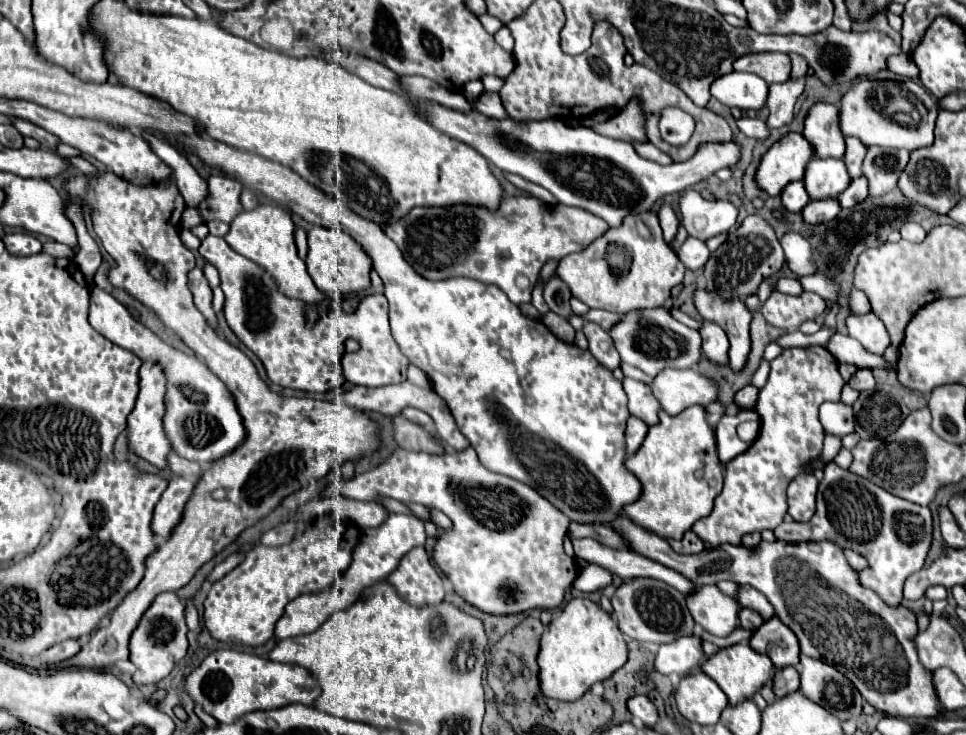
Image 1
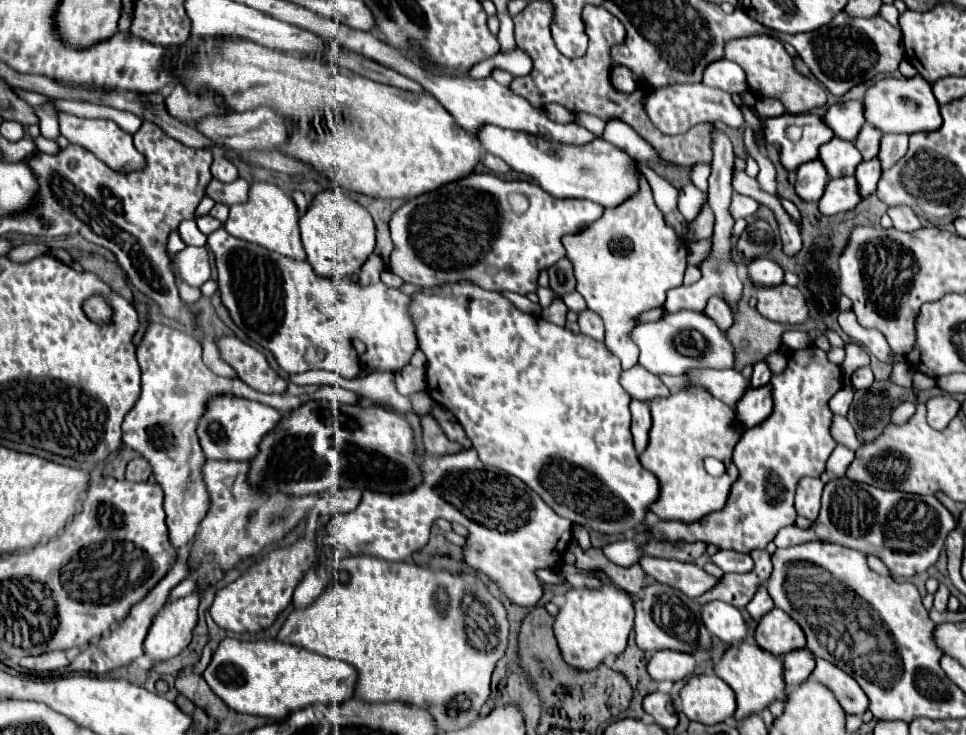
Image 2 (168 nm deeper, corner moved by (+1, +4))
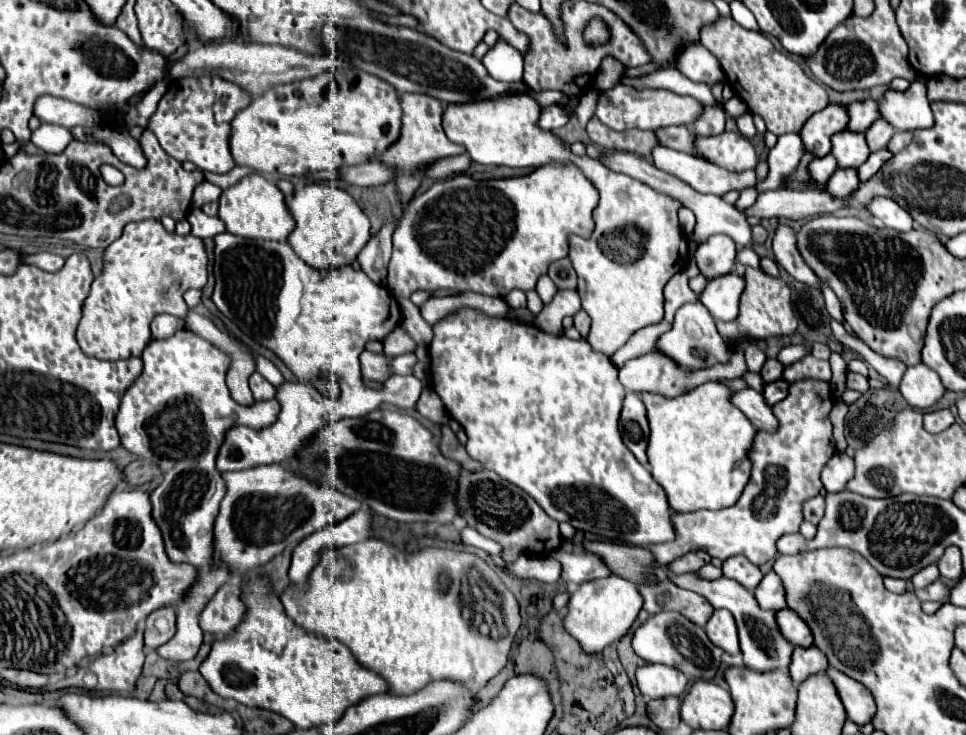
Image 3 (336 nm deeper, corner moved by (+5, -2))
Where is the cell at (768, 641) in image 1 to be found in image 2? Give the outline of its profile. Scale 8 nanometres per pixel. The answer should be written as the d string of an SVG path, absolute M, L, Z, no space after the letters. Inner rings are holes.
M773 607L759 623L753 633L755 643L773 653L773 655L785 655L789 651L797 651L805 647L805 635L801 627L783 611Z

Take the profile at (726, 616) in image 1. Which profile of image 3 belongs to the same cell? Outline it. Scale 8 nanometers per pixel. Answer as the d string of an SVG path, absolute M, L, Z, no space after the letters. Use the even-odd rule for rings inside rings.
M715 609L711 619L705 625L705 633L711 639L713 645L721 647L729 655L739 655L739 639L737 639L737 627L735 619L725 609Z

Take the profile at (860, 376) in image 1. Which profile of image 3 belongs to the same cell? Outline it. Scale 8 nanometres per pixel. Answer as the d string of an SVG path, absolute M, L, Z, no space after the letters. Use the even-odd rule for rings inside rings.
M849 373L847 375L847 387L849 389L857 389L857 391L861 391L861 393L865 393L867 389L869 389L869 383L867 383L867 377L863 377L863 375L857 375L857 373Z

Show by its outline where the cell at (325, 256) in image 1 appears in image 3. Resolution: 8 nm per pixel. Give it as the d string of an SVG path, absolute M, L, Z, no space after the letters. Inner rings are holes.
M323 183L303 185L287 199L287 209L295 219L295 229L287 241L293 251L311 267L329 269L351 265L371 237L367 215L361 211L357 201L339 187Z

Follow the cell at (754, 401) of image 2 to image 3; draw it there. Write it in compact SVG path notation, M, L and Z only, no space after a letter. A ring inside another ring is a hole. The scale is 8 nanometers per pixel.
M779 379L779 381L773 381L773 383L767 383L765 385L765 401L769 405L775 405L779 401L783 401L787 397L787 391L789 391L789 383L785 379Z

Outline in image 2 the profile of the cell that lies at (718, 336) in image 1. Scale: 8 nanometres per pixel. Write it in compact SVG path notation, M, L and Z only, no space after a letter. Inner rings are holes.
M719 297L709 299L709 303L705 307L705 315L709 319L713 319L721 331L727 331L733 325L733 313L727 307L727 303L723 299L719 299Z

